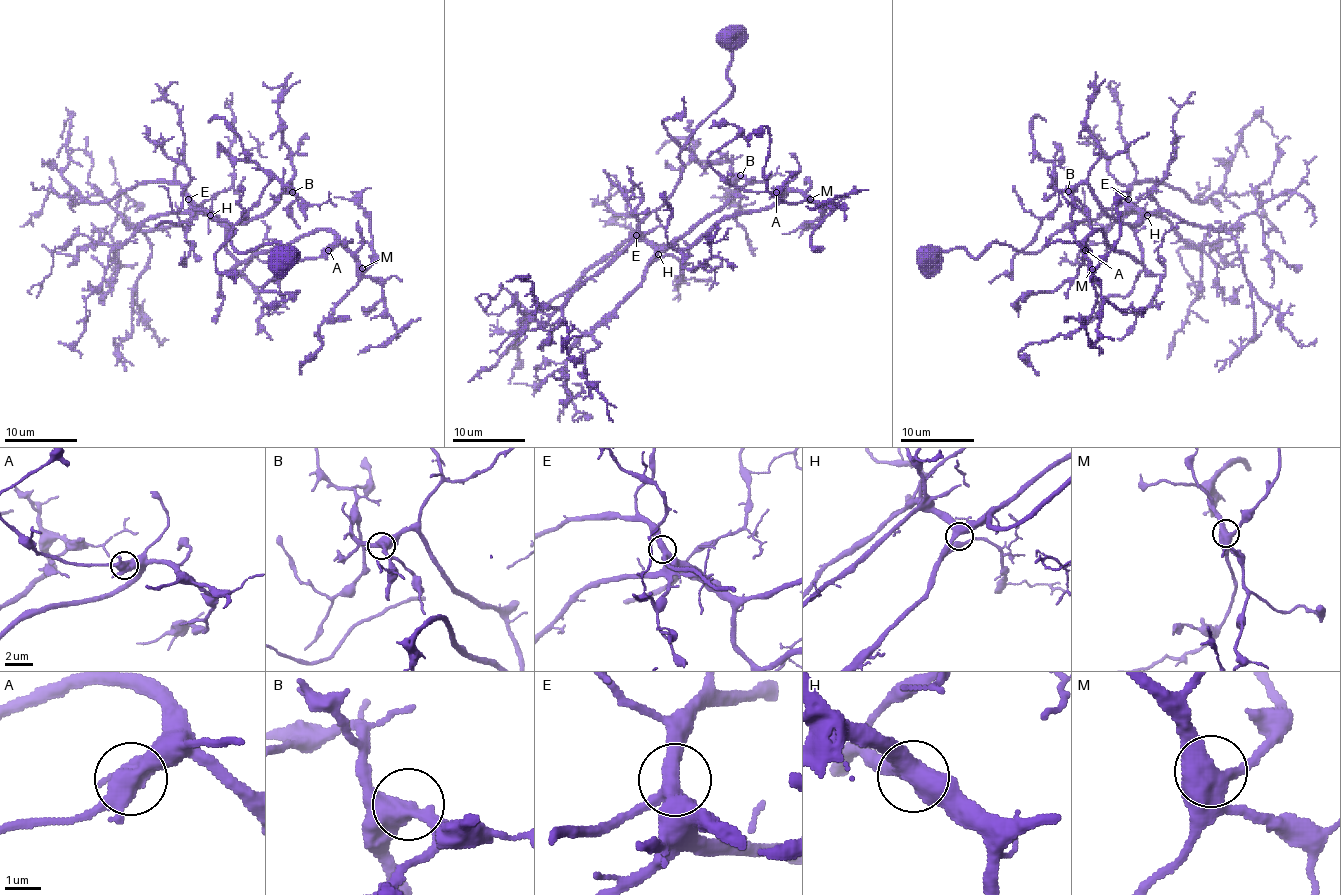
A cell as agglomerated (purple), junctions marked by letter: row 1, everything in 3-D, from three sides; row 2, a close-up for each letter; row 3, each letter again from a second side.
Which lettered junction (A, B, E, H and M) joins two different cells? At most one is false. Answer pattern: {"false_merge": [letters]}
{"false_merge": []}

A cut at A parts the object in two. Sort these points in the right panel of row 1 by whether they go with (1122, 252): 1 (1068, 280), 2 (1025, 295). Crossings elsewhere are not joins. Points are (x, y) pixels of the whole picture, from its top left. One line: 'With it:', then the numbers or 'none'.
With it: none

